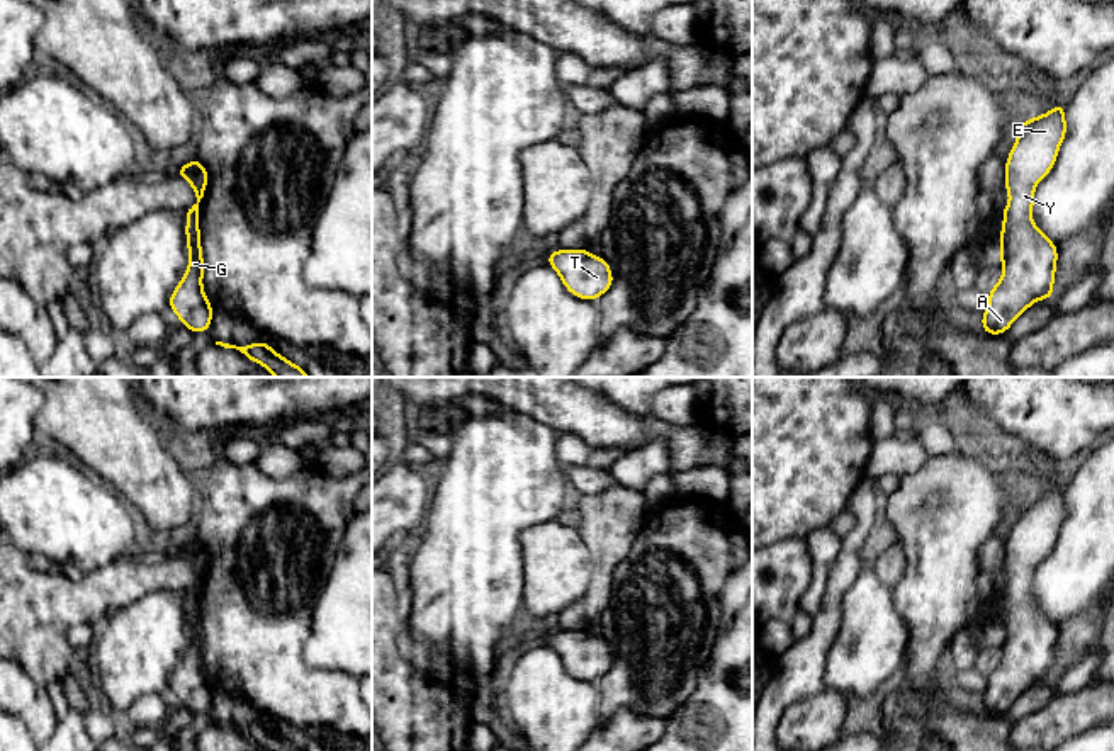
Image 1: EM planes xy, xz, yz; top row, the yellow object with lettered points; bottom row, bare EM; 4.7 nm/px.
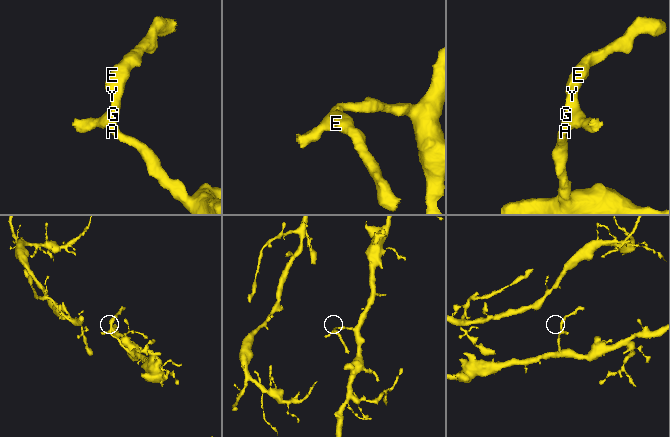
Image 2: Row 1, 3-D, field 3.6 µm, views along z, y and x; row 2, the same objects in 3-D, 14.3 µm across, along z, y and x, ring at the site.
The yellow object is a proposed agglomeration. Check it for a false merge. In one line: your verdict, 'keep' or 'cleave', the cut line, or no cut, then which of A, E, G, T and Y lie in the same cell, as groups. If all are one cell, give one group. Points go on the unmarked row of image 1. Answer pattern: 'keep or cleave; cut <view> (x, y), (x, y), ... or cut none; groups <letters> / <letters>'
keep; cut none; groups A E G T Y

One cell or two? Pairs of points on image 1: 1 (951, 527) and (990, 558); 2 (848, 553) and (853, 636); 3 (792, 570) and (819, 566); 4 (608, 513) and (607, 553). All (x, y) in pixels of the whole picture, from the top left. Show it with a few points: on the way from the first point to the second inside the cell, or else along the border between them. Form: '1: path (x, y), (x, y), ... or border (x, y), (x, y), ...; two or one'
1: border (994, 534), (978, 553), (978, 571); two
2: border (863, 561), (855, 581), (843, 597), (839, 627); two
3: border (807, 541), (810, 581), (798, 598), (800, 607); two
4: path (608, 524), (608, 542); one

